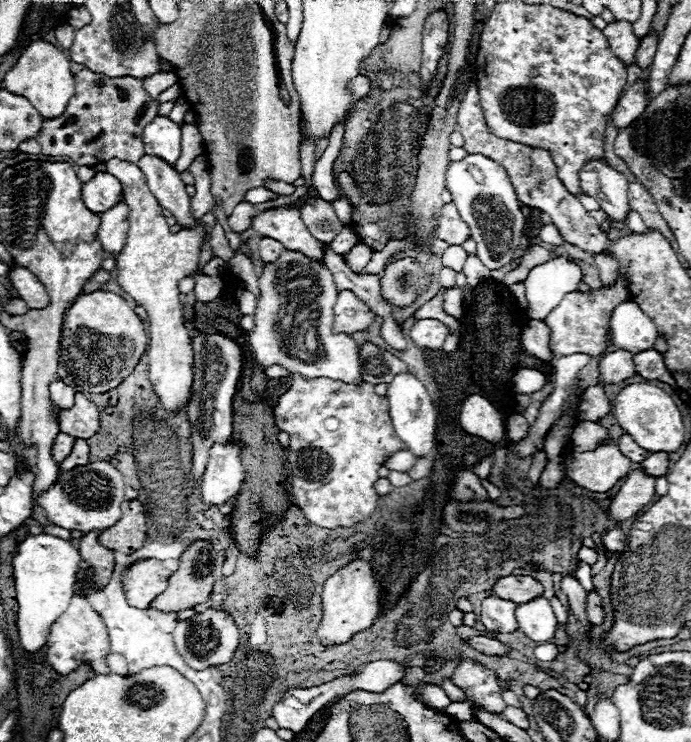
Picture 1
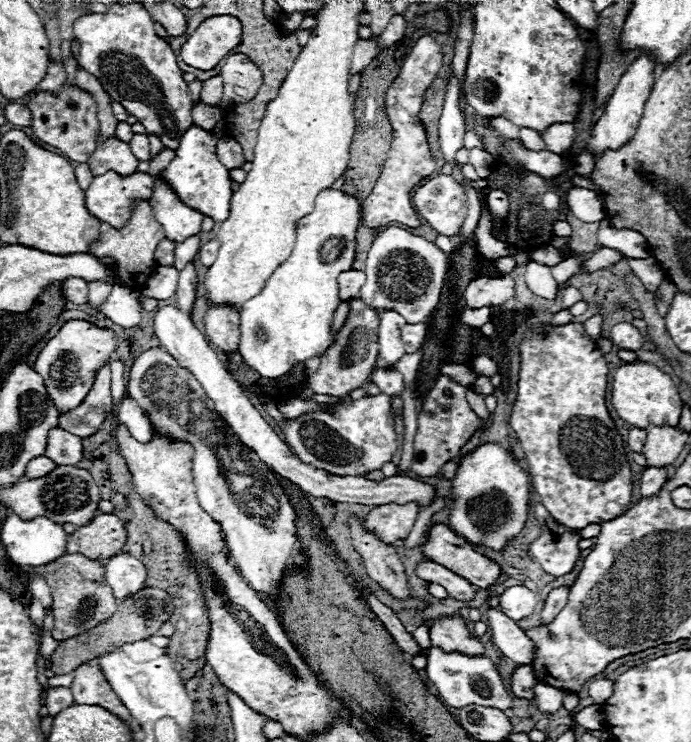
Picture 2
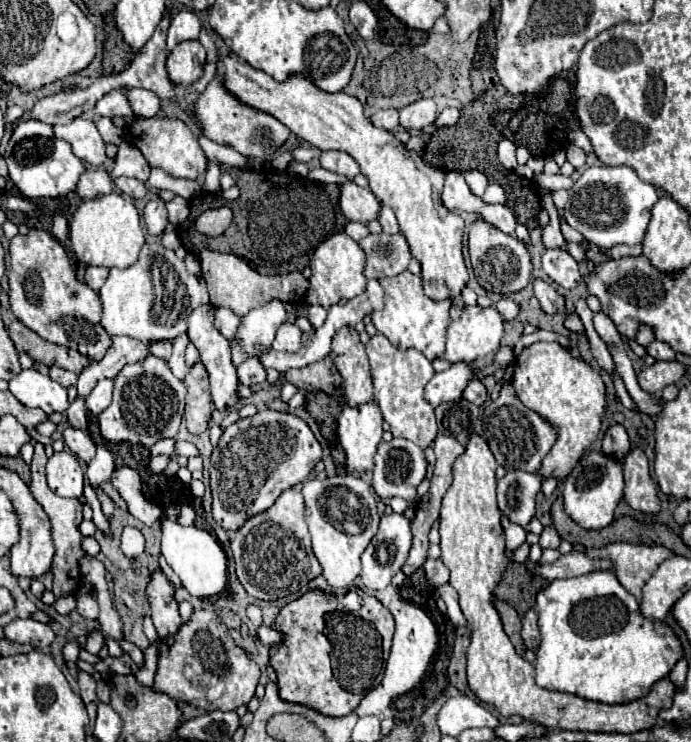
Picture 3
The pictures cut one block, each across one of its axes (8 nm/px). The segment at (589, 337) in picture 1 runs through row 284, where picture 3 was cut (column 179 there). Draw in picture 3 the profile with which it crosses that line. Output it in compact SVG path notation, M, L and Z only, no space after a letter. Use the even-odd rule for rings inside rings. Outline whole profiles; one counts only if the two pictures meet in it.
M156 570L150 574L150 582L146 586L146 596L150 604L150 616L158 630L160 638L166 638L182 626L182 618L178 614L178 602L174 600L174 588L164 570Z

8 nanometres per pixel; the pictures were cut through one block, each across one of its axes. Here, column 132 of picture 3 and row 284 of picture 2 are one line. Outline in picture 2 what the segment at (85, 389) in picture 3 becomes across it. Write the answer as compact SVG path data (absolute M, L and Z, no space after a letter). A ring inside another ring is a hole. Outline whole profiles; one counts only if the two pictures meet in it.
M346 270L338 276L338 288L340 288L340 298L356 298L360 294L360 288L364 286L366 274L362 270Z

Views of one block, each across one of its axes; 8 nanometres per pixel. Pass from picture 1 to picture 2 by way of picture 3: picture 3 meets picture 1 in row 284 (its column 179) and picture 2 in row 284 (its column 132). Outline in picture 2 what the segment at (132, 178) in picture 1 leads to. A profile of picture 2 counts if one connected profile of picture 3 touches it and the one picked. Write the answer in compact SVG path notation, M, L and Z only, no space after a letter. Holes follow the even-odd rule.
M140 200L132 208L132 216L124 224L124 228L116 230L114 226L110 226L106 222L100 226L100 242L92 244L92 254L98 258L112 258L114 260L114 264L116 264L114 274L116 274L118 284L130 286L134 290L142 290L144 282L152 276L152 272L156 268L154 252L156 252L160 238L162 238L160 222L156 220L150 204L146 200Z

